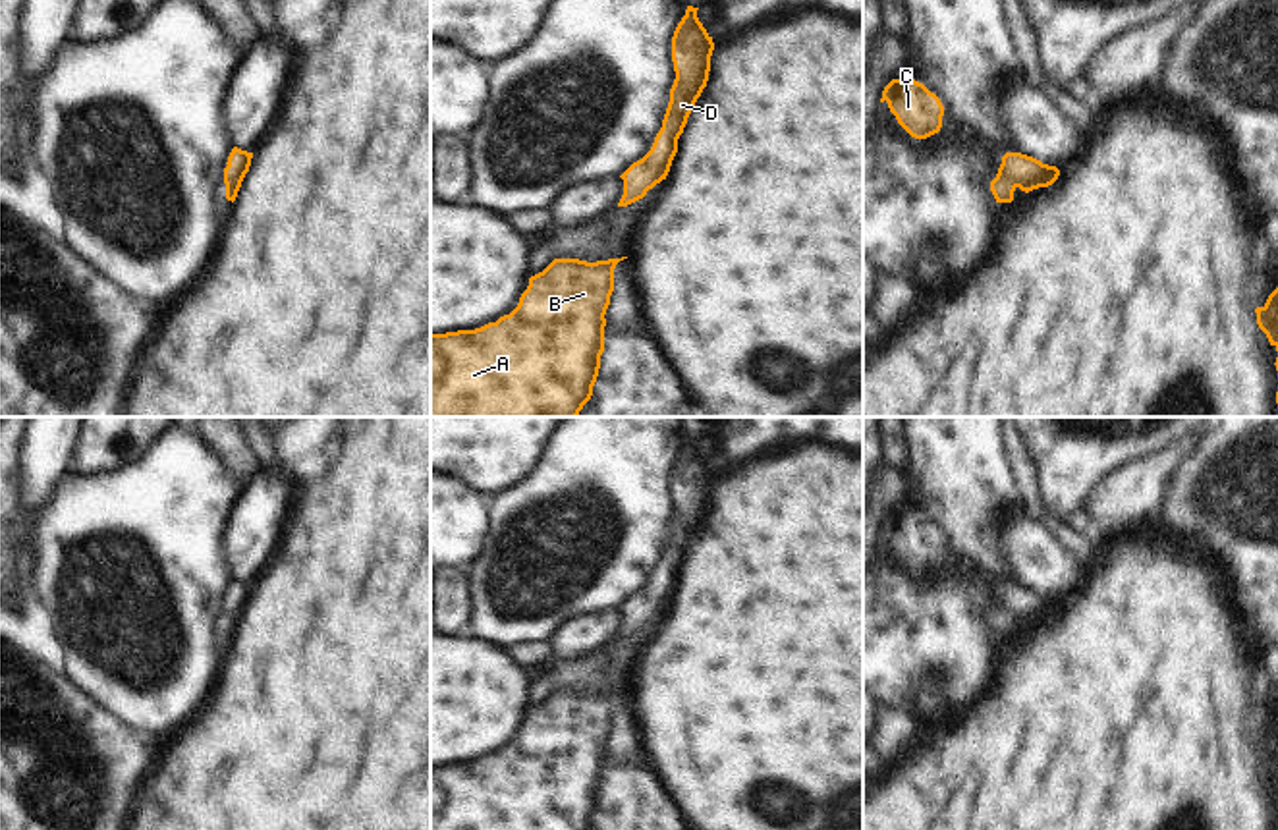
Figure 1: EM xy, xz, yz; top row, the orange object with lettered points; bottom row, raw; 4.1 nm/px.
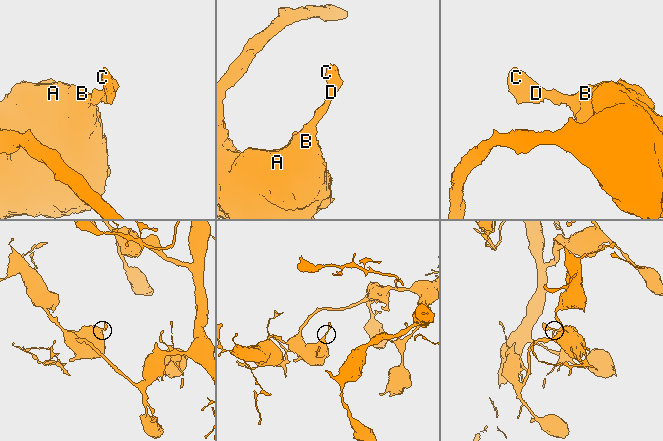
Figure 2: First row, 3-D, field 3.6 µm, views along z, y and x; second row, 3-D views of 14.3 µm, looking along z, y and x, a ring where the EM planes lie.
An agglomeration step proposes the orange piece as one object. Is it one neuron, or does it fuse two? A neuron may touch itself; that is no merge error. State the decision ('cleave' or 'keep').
keep

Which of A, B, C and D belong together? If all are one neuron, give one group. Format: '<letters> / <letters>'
A B C D

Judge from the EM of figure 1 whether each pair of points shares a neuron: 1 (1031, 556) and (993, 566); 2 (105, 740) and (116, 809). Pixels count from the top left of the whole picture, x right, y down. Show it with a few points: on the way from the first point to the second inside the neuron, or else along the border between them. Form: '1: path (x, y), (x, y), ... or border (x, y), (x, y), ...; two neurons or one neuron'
1: border (1012, 518), (1004, 533), (1004, 551), (1020, 583); two neurons
2: path (105, 757), (105, 792); one neuron

